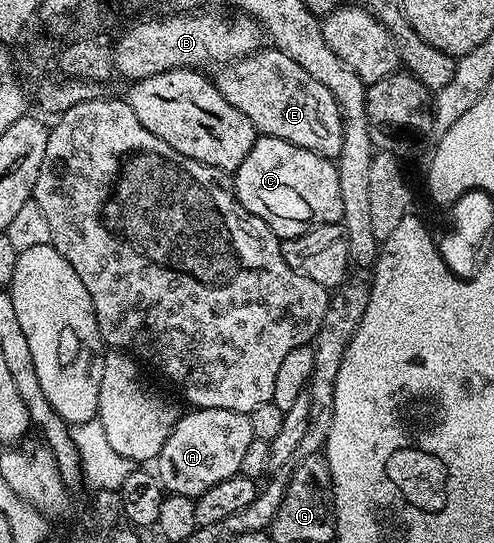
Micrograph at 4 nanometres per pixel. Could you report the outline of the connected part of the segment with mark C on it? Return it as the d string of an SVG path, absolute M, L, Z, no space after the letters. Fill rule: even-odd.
M257 135L250 154L236 167L234 187L242 206L262 218L281 238L300 236L319 224L339 224L344 218L342 186L338 186L335 163L282 138Z

